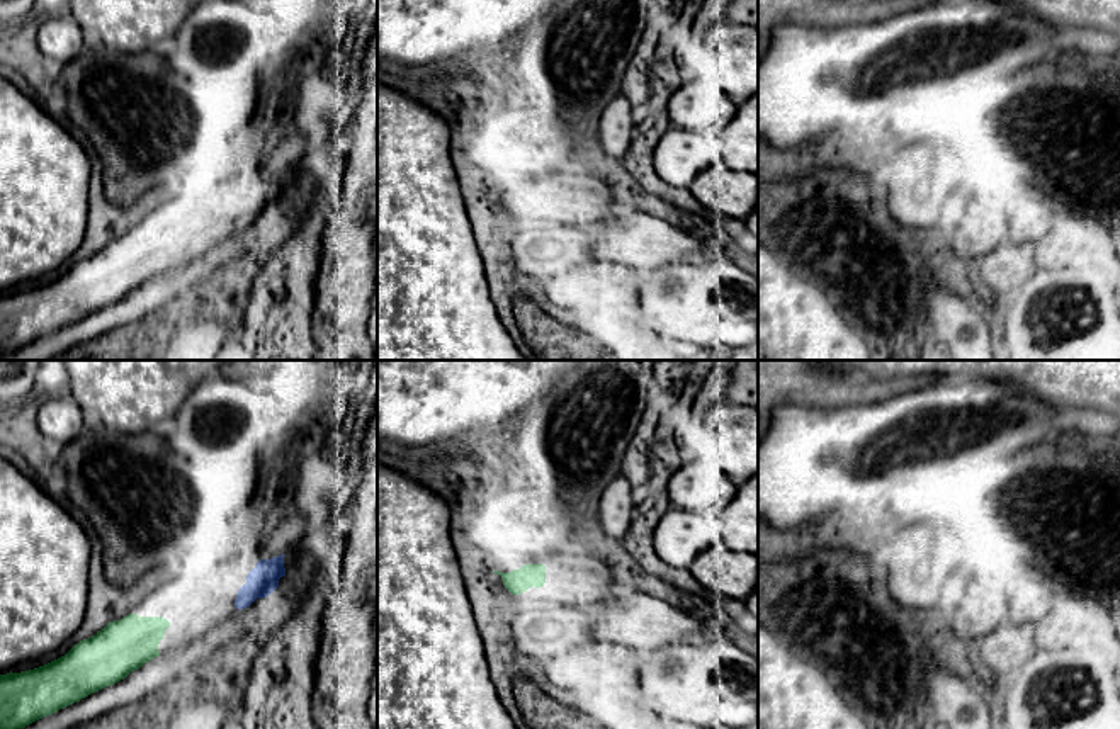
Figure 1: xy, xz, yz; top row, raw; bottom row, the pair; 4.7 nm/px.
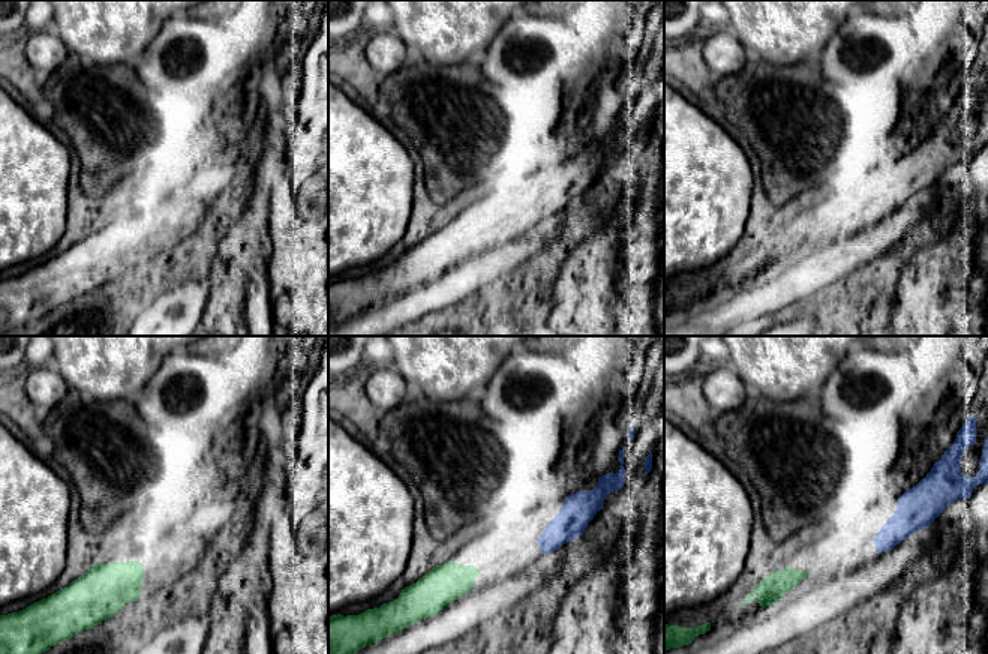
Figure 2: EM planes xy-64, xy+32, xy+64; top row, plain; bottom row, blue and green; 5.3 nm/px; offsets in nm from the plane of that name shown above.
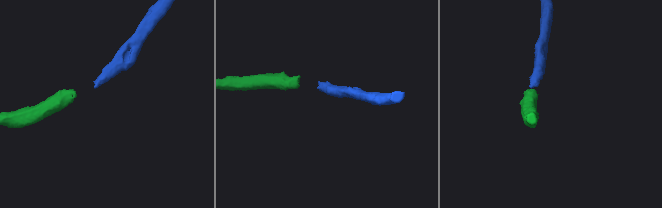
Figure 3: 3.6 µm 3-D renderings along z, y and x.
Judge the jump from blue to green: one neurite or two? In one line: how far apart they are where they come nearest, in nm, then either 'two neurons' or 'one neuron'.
320 nm apart; one neuron

